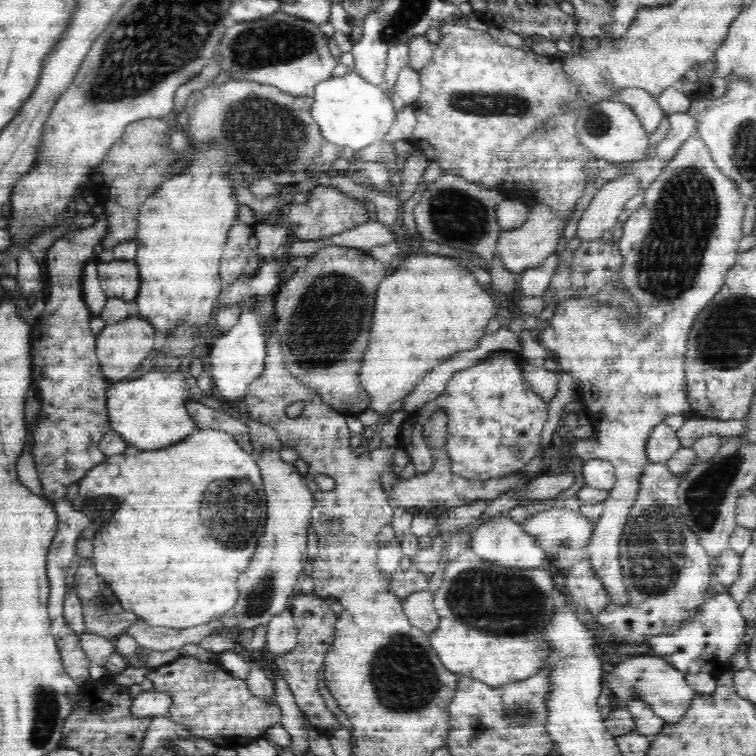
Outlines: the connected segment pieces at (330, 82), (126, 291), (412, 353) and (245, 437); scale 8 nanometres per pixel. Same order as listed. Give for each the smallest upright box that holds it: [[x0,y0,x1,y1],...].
[[312,70,396,150],[97,260,140,301],[359,248,497,414],[186,399,254,453]]

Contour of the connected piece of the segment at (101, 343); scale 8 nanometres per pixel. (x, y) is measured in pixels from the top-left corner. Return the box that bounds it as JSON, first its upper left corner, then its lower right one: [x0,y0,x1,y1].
[96,316,156,382]

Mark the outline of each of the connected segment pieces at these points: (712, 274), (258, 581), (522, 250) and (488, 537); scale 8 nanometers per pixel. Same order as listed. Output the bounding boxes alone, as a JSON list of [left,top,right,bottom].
[[538,132,746,605],[231,449,315,630],[496,203,572,274],[469,513,549,568]]

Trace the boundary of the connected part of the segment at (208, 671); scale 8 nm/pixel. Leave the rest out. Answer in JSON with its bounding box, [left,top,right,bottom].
[146,656,281,743]

